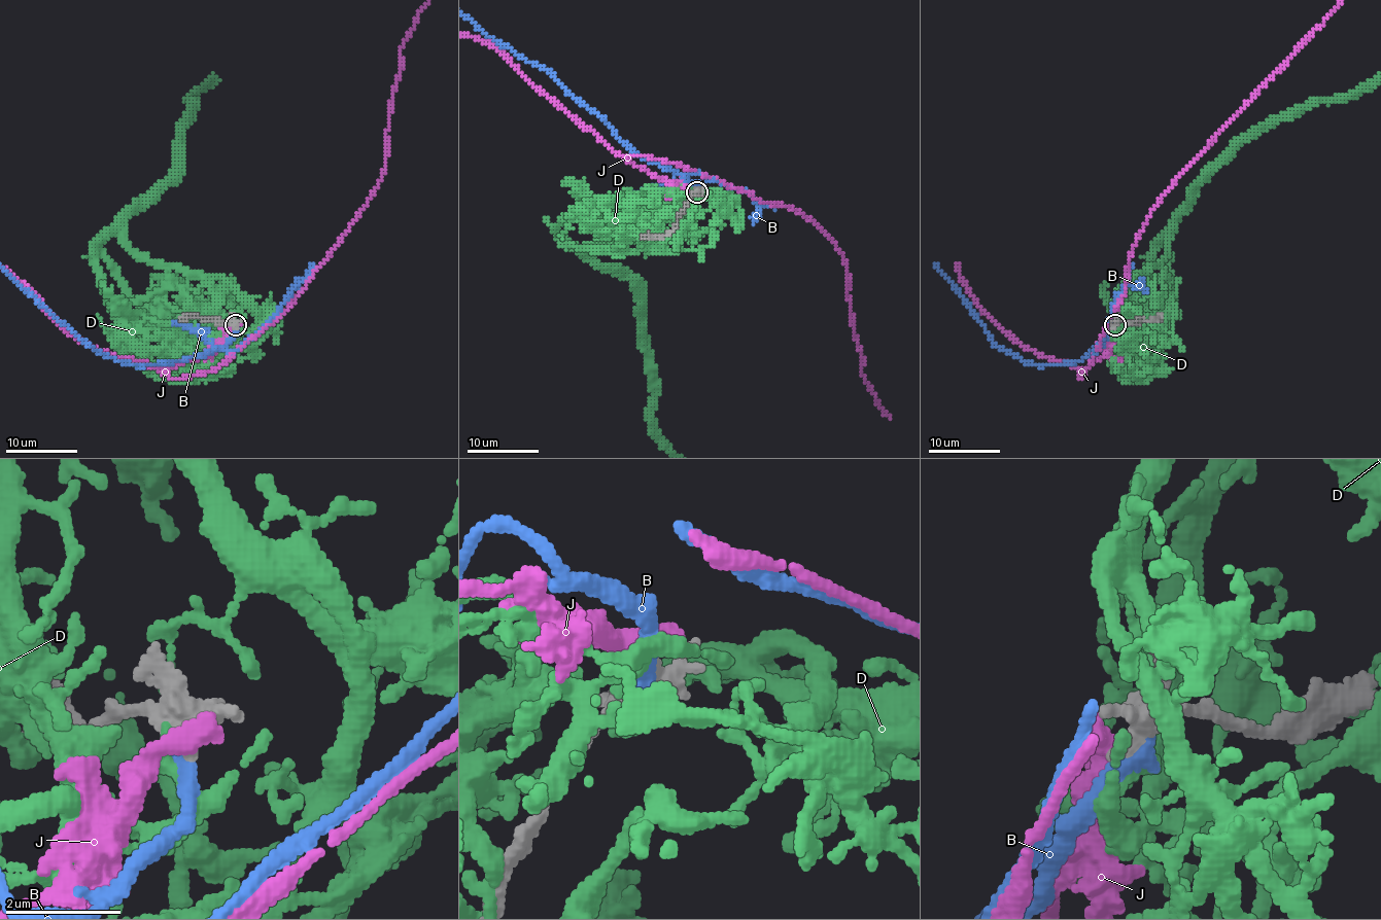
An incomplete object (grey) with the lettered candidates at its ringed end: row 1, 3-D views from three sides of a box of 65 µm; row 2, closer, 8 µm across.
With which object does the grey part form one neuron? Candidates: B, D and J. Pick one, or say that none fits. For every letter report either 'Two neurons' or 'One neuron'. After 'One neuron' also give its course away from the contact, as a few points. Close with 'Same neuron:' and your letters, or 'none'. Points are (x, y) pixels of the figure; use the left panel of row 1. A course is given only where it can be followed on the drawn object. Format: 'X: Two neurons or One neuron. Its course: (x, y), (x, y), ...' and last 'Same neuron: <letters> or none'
B: One neuron
D: Two neurons
J: Two neurons
Same neuron: B

